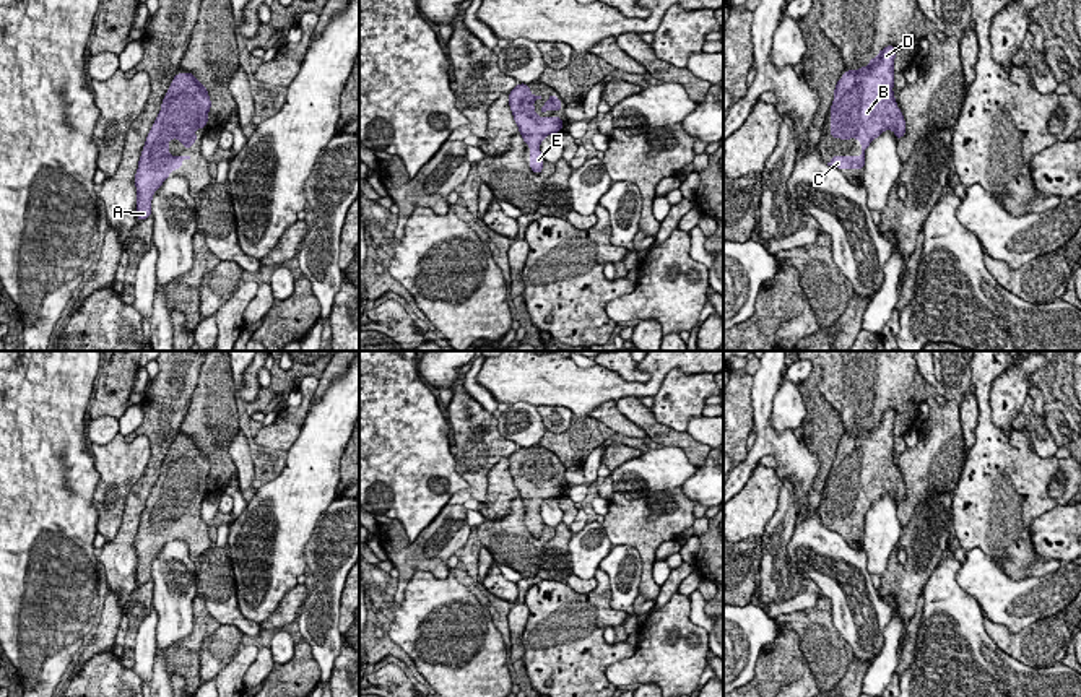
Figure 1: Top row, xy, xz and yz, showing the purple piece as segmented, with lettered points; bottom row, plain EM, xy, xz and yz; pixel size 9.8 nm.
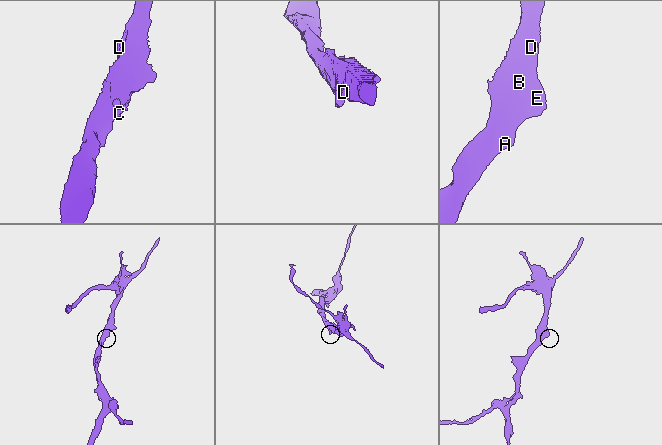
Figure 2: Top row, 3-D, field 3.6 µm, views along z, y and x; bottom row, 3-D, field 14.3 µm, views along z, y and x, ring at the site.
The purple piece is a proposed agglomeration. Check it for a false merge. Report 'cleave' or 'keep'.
keep

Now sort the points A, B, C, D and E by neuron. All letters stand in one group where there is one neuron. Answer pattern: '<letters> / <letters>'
A B C D E

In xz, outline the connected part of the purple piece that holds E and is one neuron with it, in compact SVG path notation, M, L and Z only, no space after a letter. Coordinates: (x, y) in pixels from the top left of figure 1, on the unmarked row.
M519 447L509 457L509 470L519 497L523 500L523 507L530 510L530 533L541 538L545 523L540 509L545 500L562 494L562 481L540 481L533 471L536 463L541 460L532 458L530 448L525 447Z

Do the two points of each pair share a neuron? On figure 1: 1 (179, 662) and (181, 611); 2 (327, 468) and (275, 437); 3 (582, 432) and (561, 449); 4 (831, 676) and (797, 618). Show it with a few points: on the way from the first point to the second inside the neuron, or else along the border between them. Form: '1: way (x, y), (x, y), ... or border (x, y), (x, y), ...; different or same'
1: border (194, 603), (194, 629), (166, 650), (169, 675); different
2: border (309, 411), (299, 436), (285, 450); different
3: way (577, 437), (566, 447); same
4: way (828, 662), (828, 653), (811, 632); same

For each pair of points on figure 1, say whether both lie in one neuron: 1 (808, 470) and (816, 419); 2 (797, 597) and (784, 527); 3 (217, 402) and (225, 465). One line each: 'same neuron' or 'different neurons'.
1: different neurons
2: same neuron
3: same neuron

